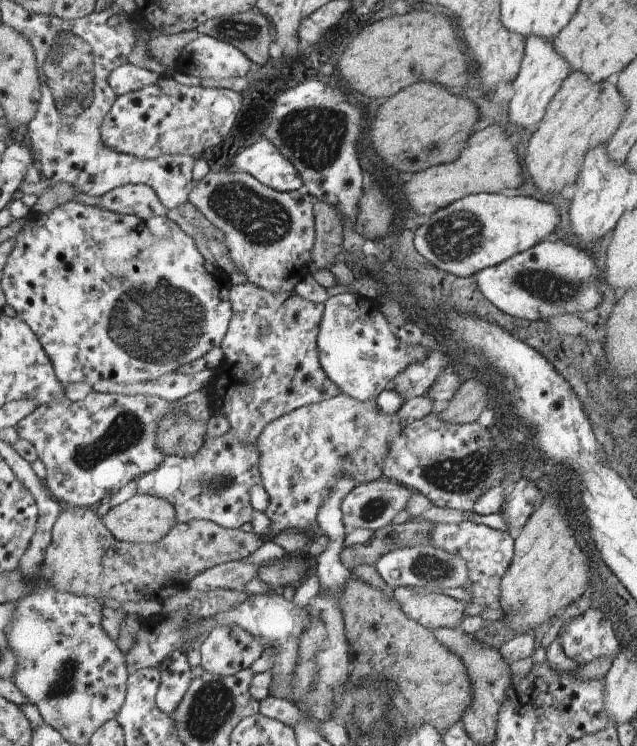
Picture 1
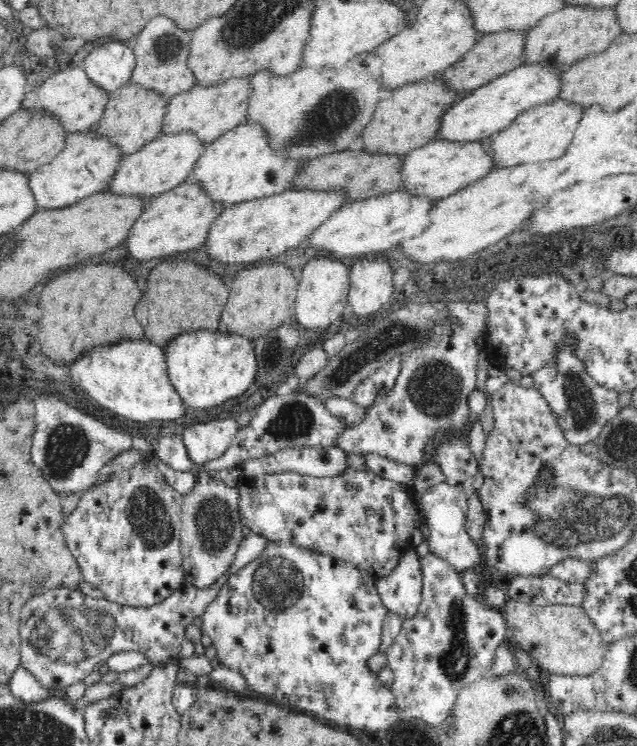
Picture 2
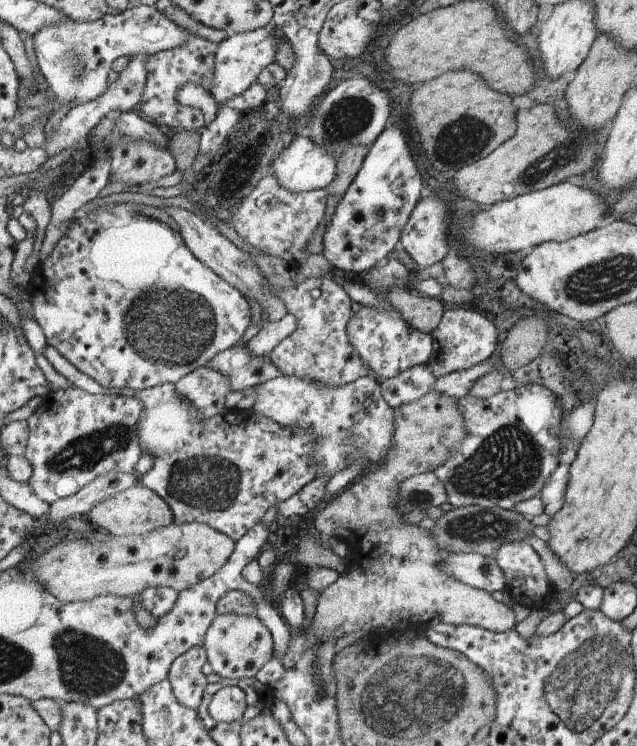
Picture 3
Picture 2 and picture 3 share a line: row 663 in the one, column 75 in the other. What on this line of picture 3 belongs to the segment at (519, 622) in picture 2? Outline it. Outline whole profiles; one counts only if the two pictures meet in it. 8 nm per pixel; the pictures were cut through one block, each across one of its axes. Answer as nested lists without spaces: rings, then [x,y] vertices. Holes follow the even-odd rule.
[[[174,522],[141,536],[112,535],[106,542],[105,540],[94,540],[90,535],[89,532],[81,538],[72,537],[72,540],[67,539],[63,543],[51,547],[35,558],[33,564],[26,566],[27,572],[33,572],[35,578],[39,582],[43,582],[43,586],[61,602],[87,602],[87,600],[107,594],[135,596],[151,587],[167,586],[175,588],[180,593],[217,574],[236,549],[235,540],[228,534],[200,522],[185,524]]]

